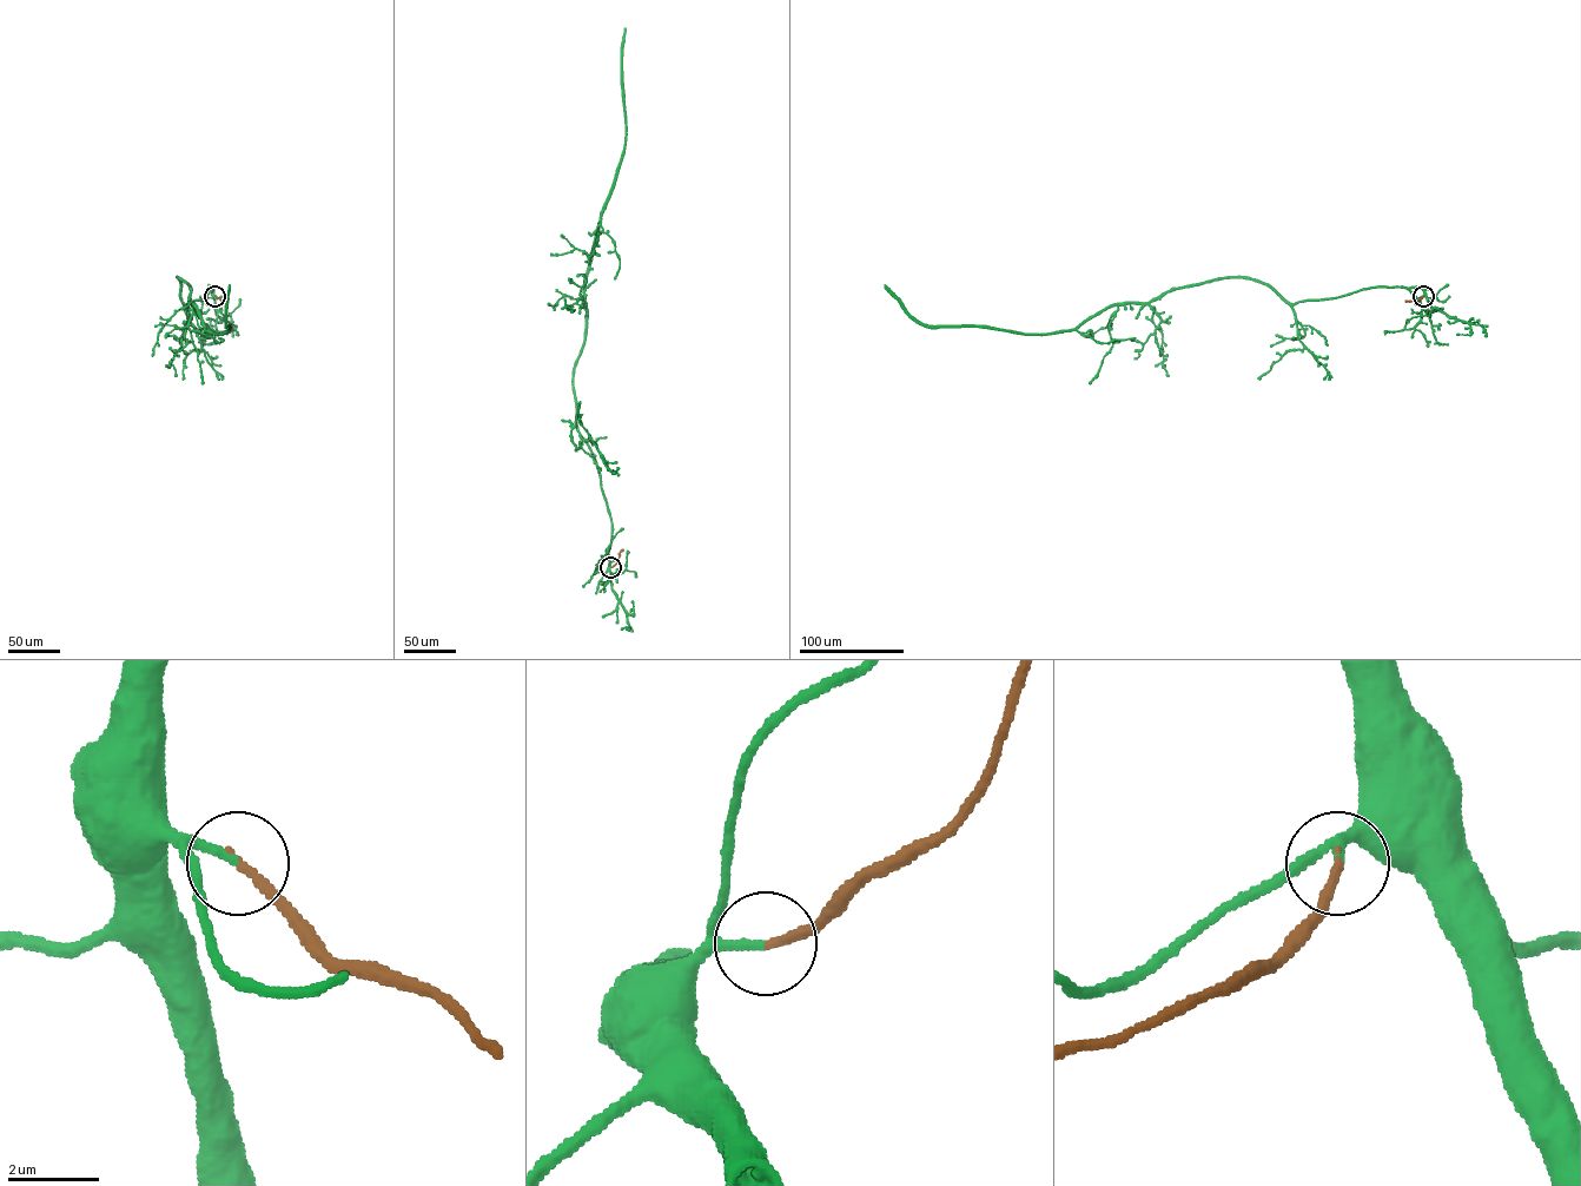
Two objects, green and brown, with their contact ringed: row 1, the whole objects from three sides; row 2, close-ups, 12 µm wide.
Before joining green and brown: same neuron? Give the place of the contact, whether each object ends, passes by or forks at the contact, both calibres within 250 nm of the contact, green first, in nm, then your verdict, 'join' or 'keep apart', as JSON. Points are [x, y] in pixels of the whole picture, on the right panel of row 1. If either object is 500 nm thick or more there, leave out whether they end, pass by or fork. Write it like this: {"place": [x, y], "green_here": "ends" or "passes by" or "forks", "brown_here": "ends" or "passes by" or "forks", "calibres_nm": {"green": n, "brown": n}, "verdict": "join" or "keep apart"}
{"place": [1423, 296], "green_here": "ends", "brown_here": "ends", "calibres_nm": {"green": 200, "brown": 200}, "verdict": "join"}

